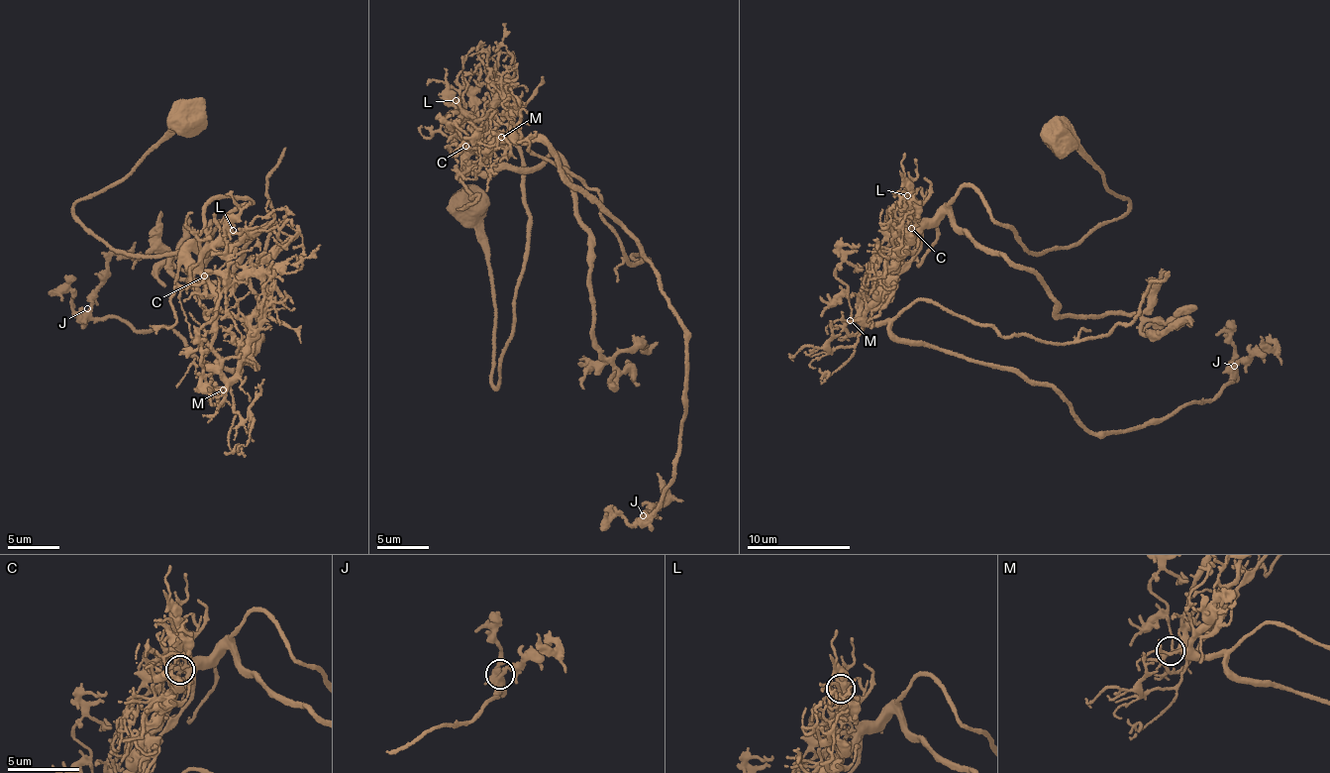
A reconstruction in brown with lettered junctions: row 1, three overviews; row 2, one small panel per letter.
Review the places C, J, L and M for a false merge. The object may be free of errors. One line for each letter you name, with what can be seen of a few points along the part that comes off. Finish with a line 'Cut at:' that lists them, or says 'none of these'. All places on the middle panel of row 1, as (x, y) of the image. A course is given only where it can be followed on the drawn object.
C: (464, 146), (464, 116), (492, 110), (651, 264), (681, 325), (685, 409), (647, 513), (657, 472)
Cut at: C

